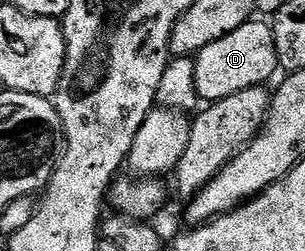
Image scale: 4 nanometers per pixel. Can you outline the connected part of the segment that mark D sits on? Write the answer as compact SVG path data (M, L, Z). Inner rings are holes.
M250 21L239 25L235 33L227 33L227 37L211 41L211 45L207 45L196 55L195 89L206 104L215 103L223 97L231 97L231 93L243 93L243 89L265 87L268 79L273 74L278 74L273 28L268 22L257 22Z

